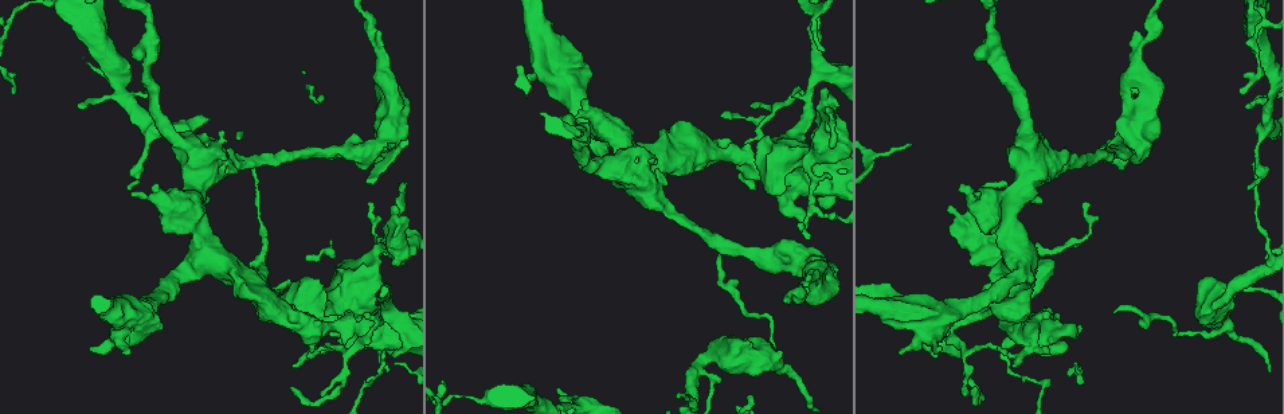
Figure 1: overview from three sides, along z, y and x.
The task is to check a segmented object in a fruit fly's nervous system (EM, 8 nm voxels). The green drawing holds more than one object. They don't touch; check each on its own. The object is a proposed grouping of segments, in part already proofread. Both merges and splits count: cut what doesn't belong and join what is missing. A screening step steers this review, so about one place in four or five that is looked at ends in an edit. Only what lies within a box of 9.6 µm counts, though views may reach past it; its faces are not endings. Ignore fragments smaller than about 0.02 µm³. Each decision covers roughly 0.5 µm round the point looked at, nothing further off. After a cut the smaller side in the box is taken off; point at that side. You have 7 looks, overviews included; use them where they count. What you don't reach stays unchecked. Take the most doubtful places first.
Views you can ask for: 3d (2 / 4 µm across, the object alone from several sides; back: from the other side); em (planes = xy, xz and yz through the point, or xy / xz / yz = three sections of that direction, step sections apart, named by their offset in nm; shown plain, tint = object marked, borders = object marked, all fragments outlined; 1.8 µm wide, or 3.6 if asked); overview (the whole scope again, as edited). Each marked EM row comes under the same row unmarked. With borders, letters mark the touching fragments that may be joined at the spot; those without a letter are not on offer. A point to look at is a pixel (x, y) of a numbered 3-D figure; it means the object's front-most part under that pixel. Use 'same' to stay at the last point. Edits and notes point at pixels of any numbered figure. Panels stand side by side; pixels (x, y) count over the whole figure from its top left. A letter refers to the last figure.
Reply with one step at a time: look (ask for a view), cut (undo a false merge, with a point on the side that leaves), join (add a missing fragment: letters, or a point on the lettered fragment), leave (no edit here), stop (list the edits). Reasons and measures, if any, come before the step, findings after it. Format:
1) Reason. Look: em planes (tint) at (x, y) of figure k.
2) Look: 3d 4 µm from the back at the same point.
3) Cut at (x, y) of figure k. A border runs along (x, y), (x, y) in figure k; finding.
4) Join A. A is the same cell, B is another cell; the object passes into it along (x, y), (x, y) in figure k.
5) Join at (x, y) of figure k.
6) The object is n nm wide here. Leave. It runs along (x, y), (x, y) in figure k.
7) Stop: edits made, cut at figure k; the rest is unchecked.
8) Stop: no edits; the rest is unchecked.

Abrupt turn. Look: 3d 4 µm at (378, 79) of figure 1.

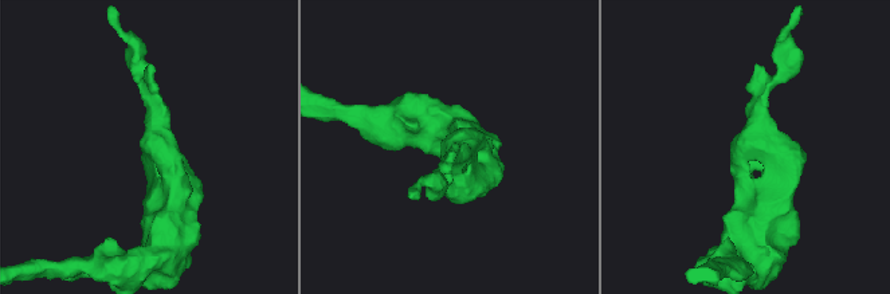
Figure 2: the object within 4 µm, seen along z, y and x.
Look: em xy step 16 (tint) at (450, 139) of figure 2.

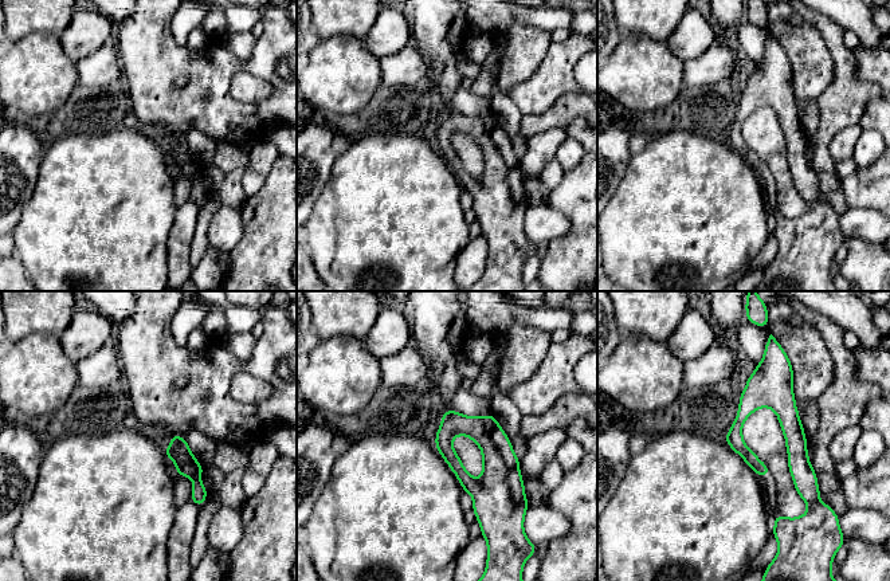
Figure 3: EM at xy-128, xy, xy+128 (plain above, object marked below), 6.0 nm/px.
What lies round it. Look: em xy step 16 (borders) at the same point.

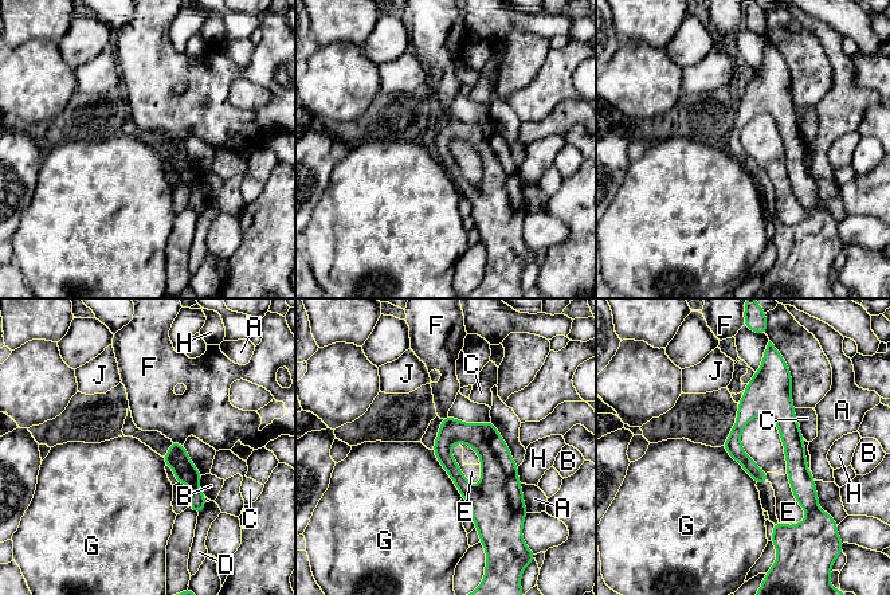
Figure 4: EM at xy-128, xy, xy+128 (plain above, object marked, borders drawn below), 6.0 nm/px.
The longest contact is with G, 340 nm. Leave. A, B, C, D, E, F, G, H and J are other cells; a border runs along (455, 442), (453, 458), (479, 488) in figure 4; one neuron here.

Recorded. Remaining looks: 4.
Calibre changes. Look: em planes (tint) at (1139, 153) of figure 1.

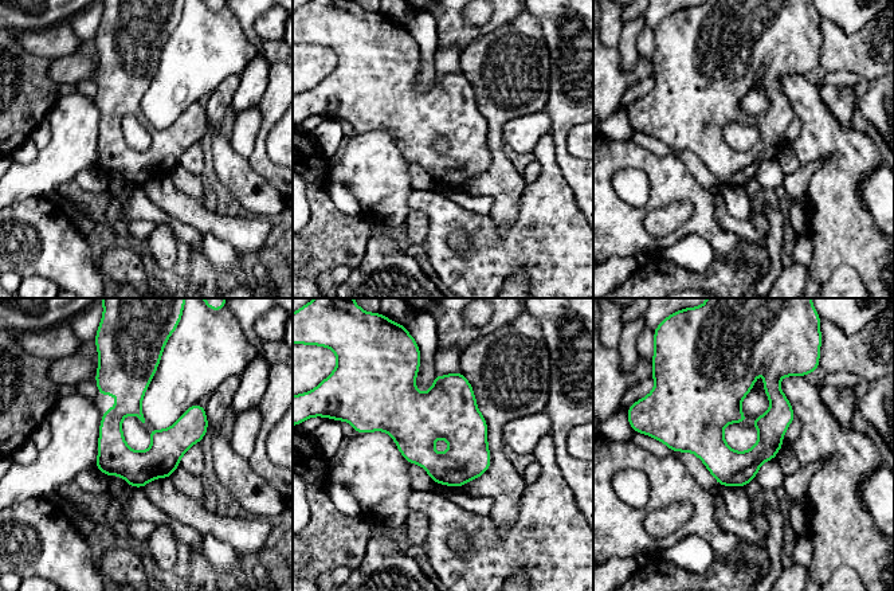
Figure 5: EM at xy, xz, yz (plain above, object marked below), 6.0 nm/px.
See the neighbours. Look: em planes (borders) at the same point.

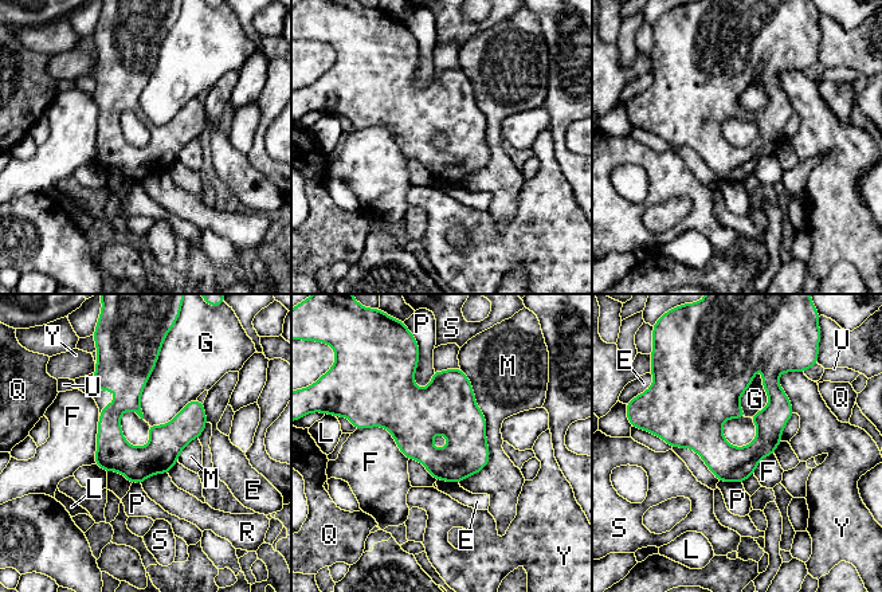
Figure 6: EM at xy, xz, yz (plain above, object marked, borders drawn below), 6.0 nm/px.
The object is 200 nm wide here. Leave. E, F, G, L, M, P, Q, R, S, U and Y are other cells; one neuron here.

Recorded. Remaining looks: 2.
Branch stops here. Look: 3d 4 µm from the back at (823, 88) of figure 1.

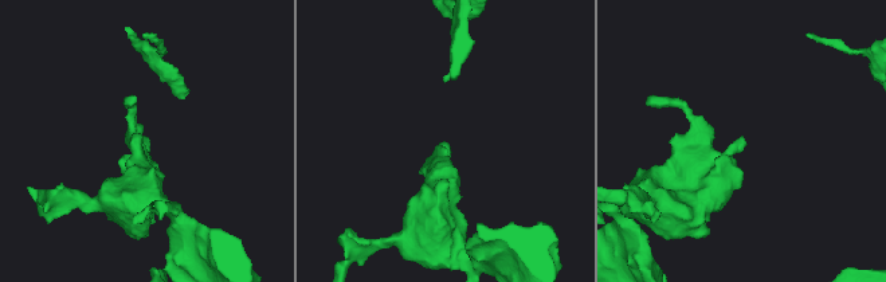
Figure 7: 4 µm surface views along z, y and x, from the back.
Now the EM. Look: em xy step 8 (borders) at (740, 139) of figure 7.

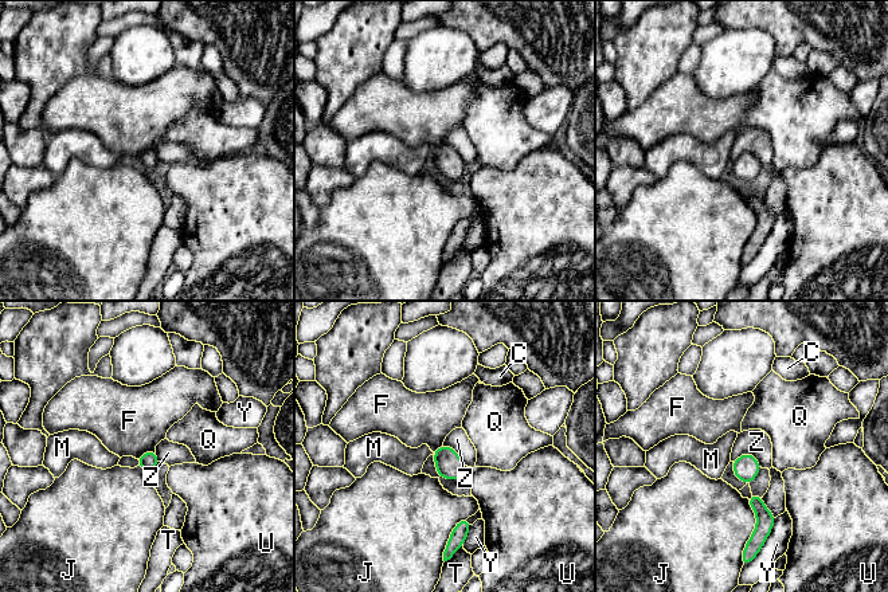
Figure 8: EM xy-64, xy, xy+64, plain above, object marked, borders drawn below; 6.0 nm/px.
Leave. C, F, J, M, Q, T, U, Y and Z are other cells; a border runs along (732, 462), (751, 454), (761, 466) in figure 8; none of them fits.

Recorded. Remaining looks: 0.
Stop: no edits; the rest is unchecked.

